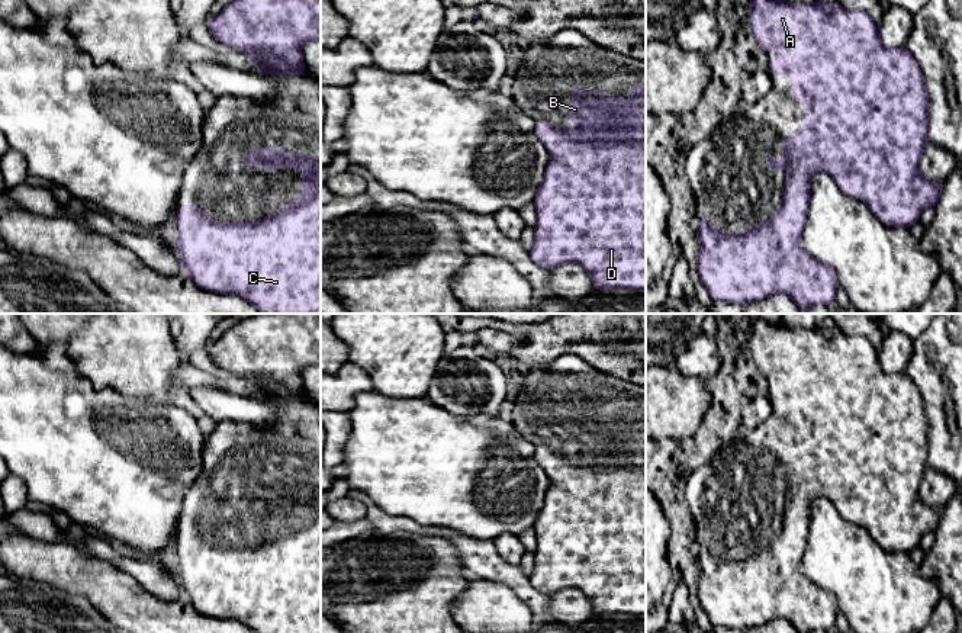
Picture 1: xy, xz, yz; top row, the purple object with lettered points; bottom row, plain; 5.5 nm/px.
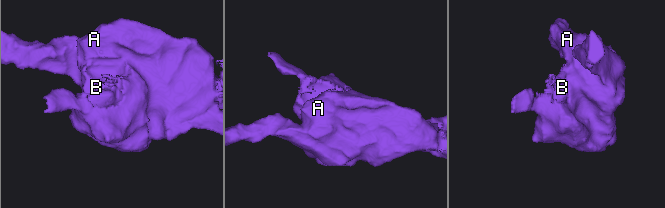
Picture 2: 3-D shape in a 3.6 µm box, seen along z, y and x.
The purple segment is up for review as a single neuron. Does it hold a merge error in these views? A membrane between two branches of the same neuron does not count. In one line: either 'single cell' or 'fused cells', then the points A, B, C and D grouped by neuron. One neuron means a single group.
single cell | A B C D

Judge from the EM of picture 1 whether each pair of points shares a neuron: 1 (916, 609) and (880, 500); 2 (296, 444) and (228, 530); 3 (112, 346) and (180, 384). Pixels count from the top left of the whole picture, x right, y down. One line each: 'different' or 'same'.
1: different
2: same
3: same

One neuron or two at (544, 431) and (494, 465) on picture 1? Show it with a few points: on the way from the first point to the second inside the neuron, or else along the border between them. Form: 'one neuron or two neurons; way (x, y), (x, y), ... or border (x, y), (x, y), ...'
two neurons; border (510, 421), (534, 447), (534, 459), (546, 471)

